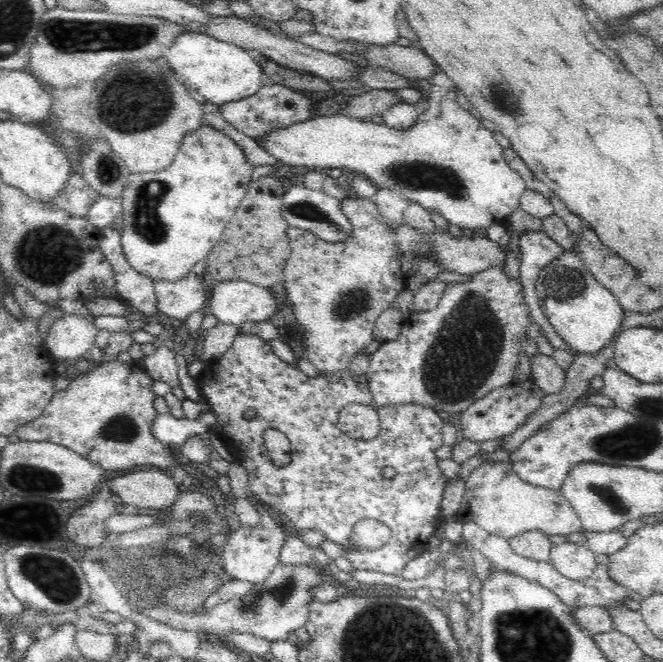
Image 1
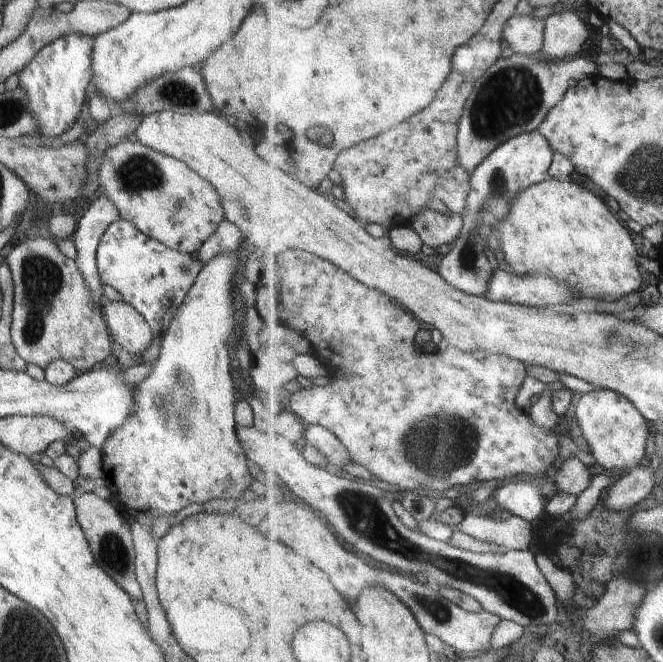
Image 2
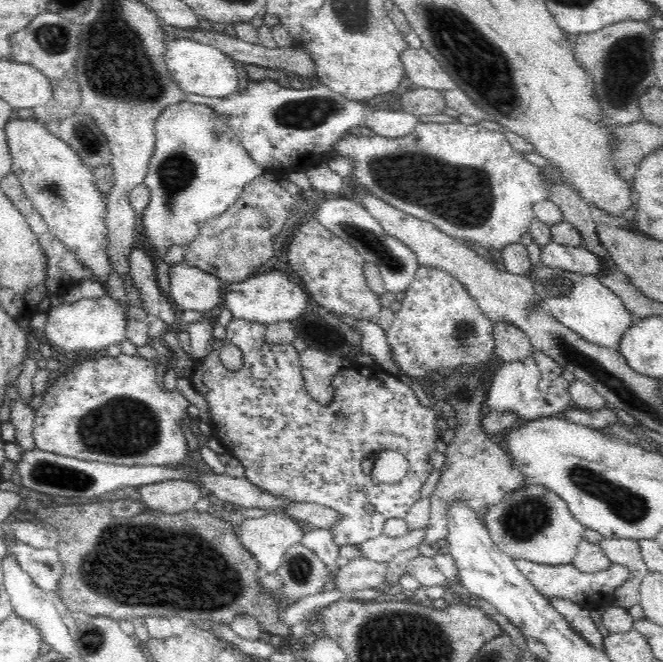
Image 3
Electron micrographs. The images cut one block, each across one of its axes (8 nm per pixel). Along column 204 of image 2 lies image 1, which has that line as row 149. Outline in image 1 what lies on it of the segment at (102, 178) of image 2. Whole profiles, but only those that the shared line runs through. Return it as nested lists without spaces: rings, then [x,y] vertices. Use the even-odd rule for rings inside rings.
[[[207,122],[184,136],[180,150],[166,170],[150,173],[131,173],[121,196],[122,229],[121,245],[130,266],[155,281],[174,282],[184,278],[196,262],[208,258],[220,242],[226,225],[231,222],[238,205],[251,184],[253,168],[244,151],[225,134],[214,130]]]

